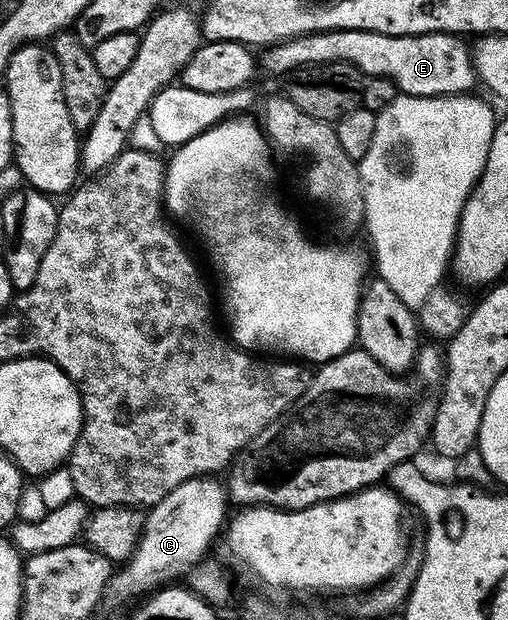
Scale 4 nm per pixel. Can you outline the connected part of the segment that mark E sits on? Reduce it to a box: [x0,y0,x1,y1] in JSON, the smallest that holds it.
[262,30,478,98]

